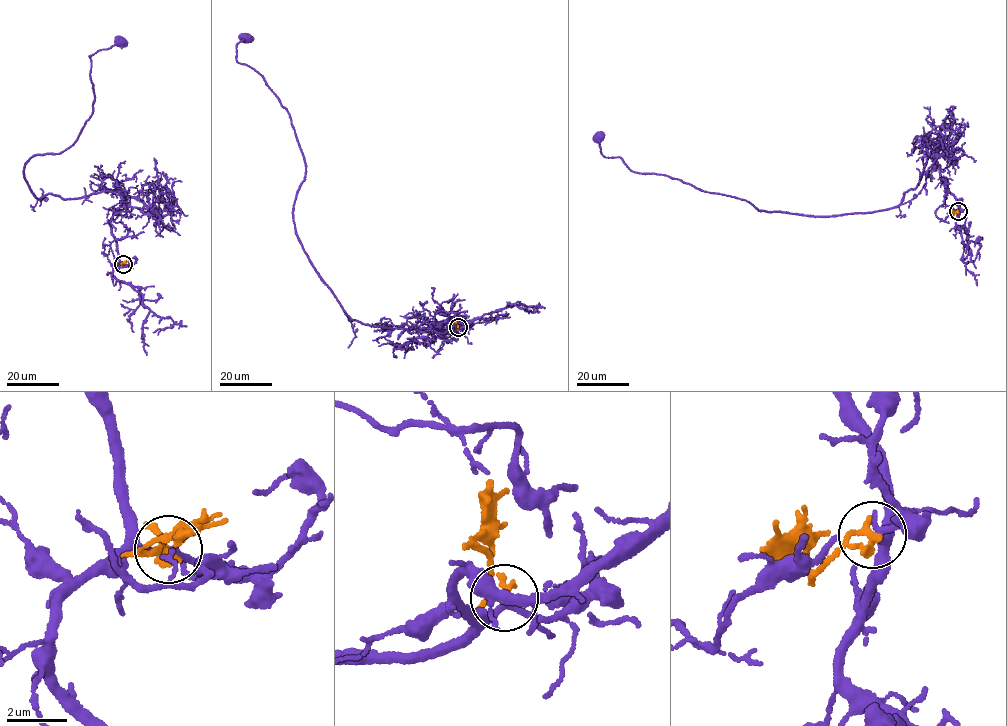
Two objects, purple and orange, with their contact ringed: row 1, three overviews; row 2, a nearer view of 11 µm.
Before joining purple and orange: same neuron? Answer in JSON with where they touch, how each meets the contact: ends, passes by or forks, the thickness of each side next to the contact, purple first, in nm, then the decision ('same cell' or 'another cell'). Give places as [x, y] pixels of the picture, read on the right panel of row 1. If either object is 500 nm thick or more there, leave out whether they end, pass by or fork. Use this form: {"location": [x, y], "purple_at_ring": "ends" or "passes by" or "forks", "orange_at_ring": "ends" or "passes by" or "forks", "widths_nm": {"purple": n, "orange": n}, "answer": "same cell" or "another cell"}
{"location": [958, 211], "purple_at_ring": "passes by", "orange_at_ring": "passes by", "widths_nm": {"purple": 220, "orange": 240}, "answer": "another cell"}

